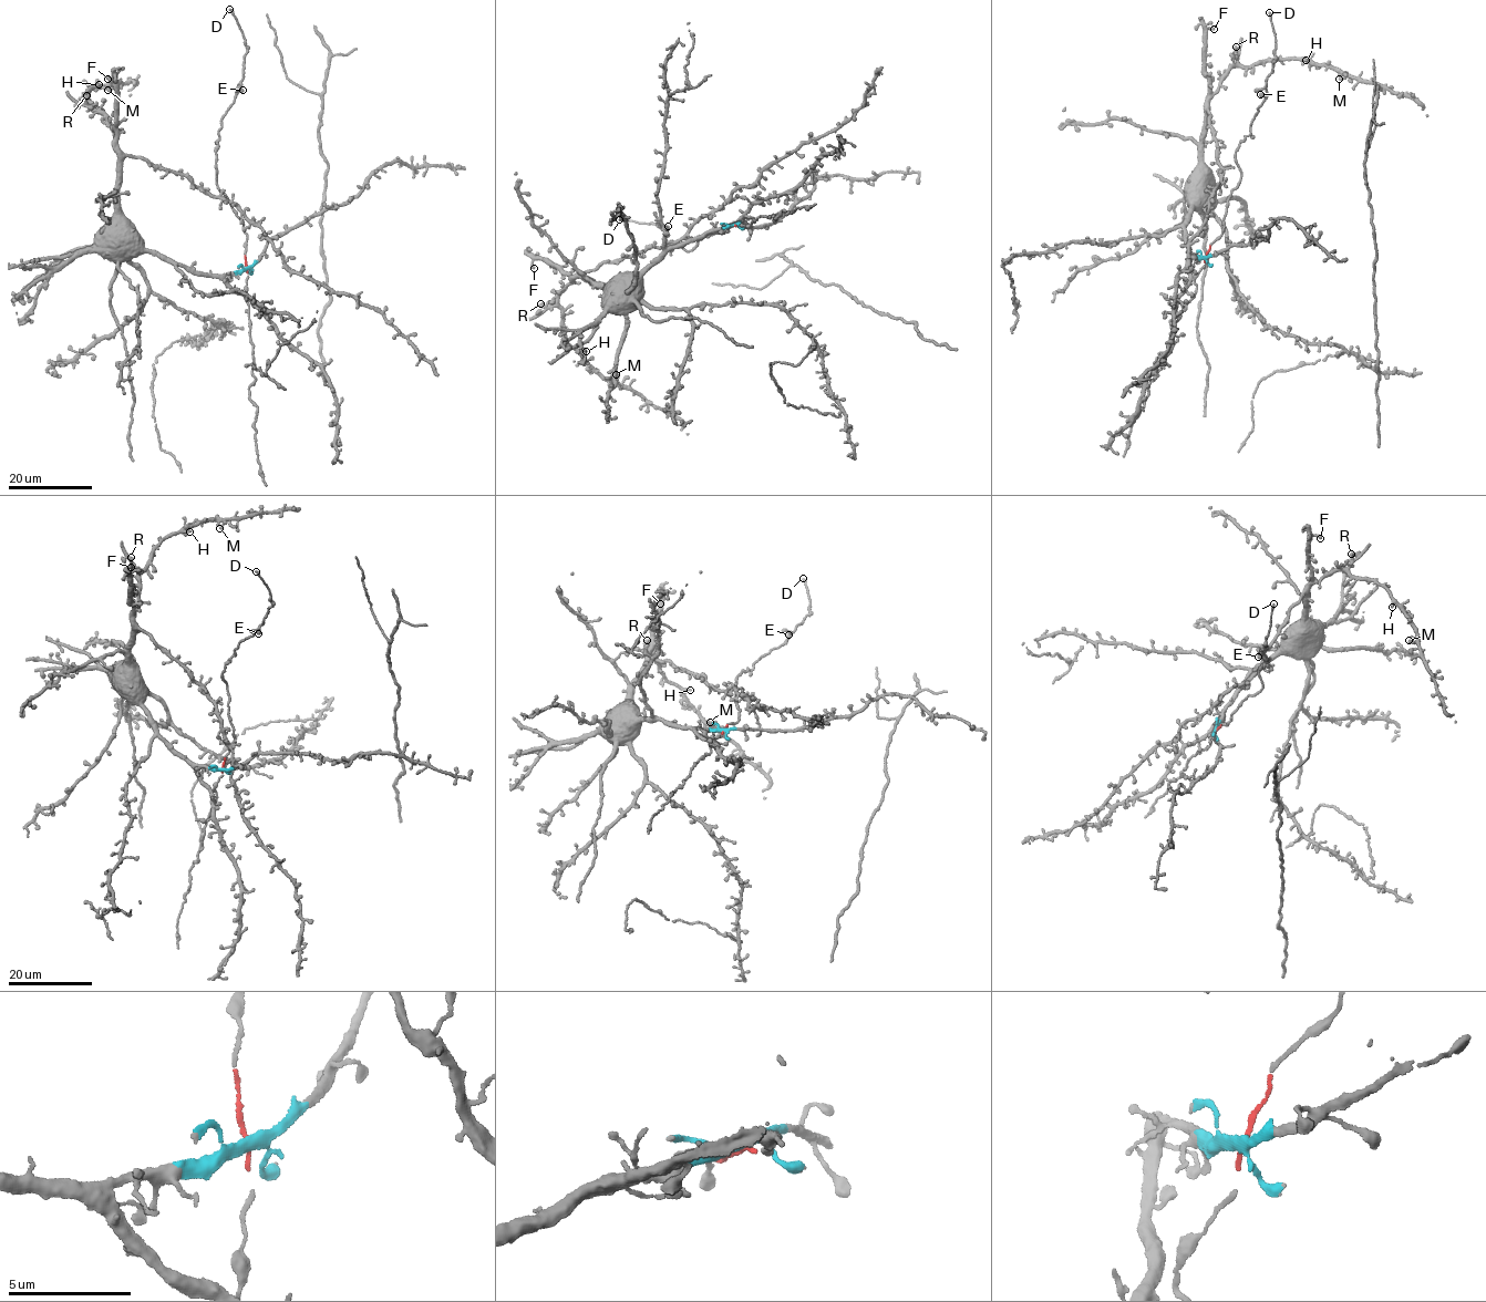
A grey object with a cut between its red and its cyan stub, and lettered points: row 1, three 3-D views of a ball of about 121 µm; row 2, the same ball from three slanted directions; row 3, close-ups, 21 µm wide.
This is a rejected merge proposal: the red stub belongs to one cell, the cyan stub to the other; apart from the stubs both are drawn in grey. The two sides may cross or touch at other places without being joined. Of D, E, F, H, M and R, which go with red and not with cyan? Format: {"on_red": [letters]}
{"on_red": ["D", "E"]}

